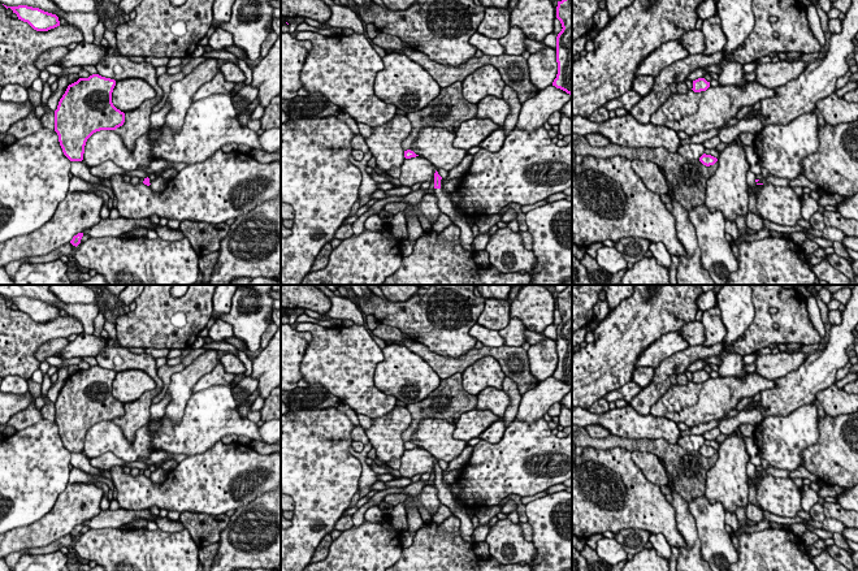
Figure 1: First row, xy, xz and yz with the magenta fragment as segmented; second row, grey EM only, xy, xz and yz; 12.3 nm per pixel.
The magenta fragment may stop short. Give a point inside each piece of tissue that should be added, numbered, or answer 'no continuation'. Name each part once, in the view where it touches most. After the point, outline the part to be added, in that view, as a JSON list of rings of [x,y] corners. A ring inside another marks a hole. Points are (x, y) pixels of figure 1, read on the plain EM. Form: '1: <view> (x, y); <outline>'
1: xz (445, 494); [[[441,471],[441,479],[434,480],[434,485],[438,490],[438,498],[442,505],[447,506],[450,511],[452,512],[454,516],[458,516],[462,522],[460,524],[460,533],[462,537],[467,542],[472,542],[472,535],[473,535],[473,524],[472,520],[469,519],[465,509],[460,506],[456,499],[454,498],[451,490],[450,490],[450,484],[446,483],[442,477],[442,471]]]

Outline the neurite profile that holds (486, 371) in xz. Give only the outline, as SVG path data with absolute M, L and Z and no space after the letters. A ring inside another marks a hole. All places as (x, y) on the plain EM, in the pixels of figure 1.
M484 356L471 364L463 373L463 389L472 395L478 395L488 386L502 389L506 375L498 360Z

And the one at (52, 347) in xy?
M55 338L42 346L35 352L39 362L46 362L49 356L58 356L60 351L69 343L68 338Z

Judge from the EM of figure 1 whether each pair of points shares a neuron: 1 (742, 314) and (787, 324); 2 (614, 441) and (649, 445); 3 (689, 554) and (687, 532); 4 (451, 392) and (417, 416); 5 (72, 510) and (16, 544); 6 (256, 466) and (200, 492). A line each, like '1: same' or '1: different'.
1: different
2: same
3: same
4: same
5: same
6: same

